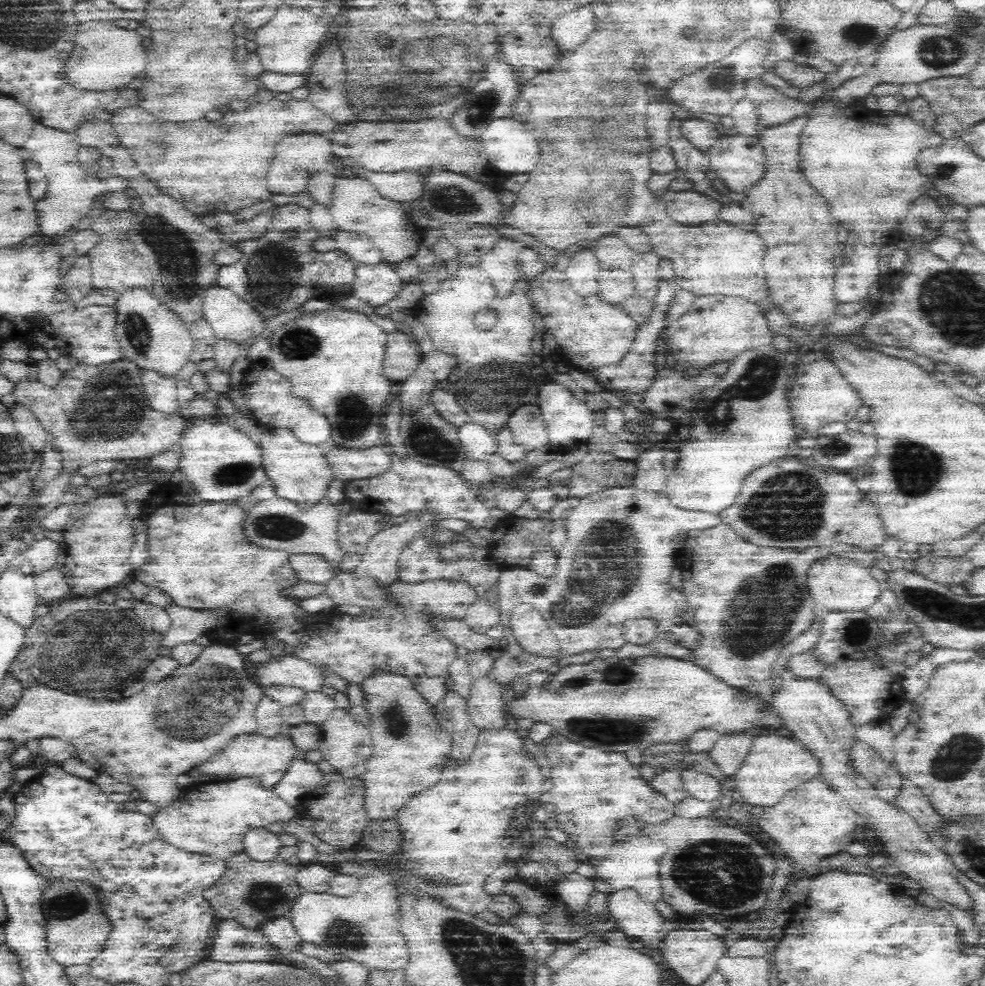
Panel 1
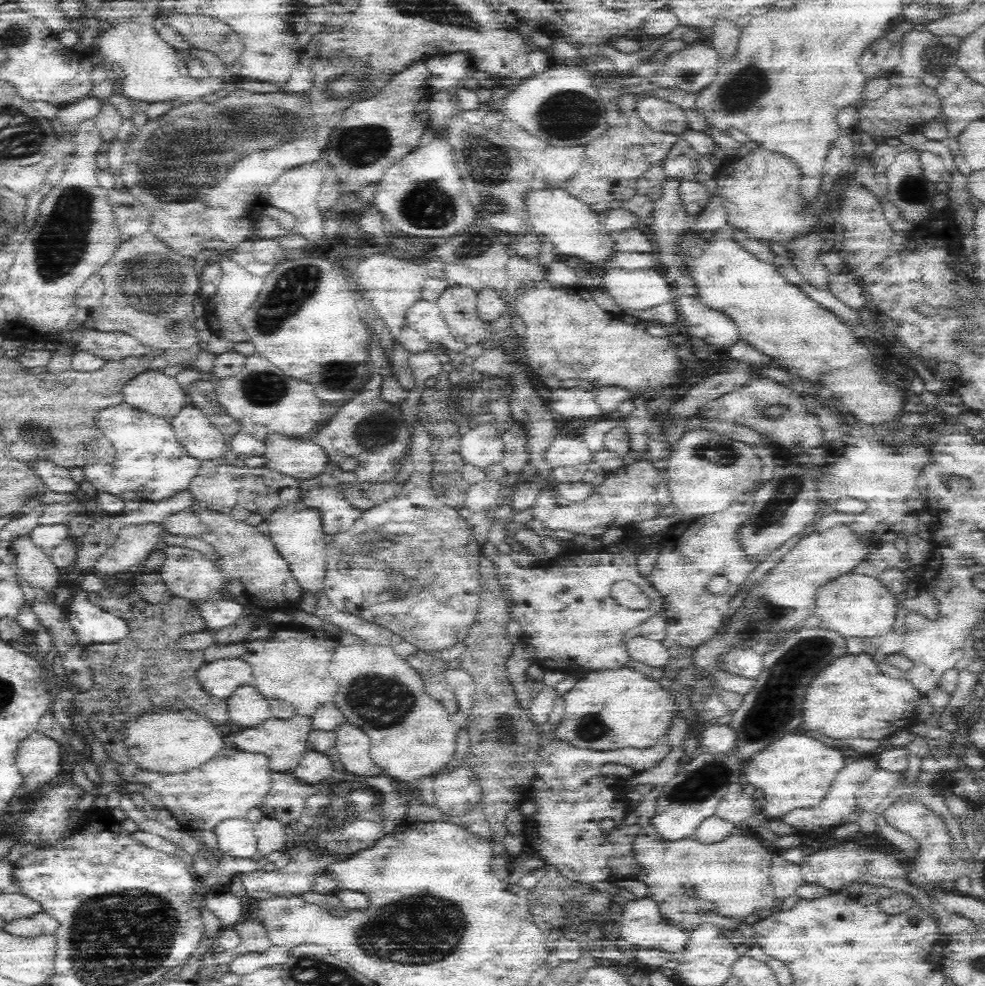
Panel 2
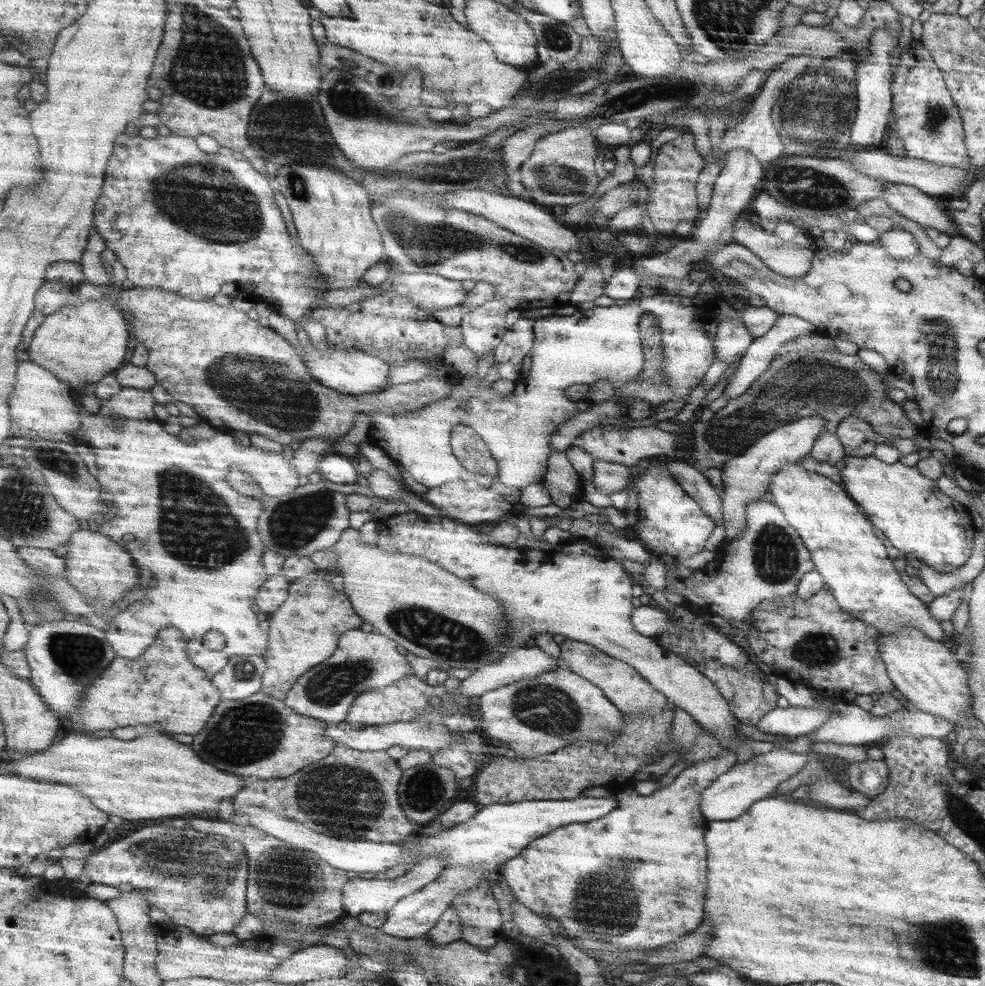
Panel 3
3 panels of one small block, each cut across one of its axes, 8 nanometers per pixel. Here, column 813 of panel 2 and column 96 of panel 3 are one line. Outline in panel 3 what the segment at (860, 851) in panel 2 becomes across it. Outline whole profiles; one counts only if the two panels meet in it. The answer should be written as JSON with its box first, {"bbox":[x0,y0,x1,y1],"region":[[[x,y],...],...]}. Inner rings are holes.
{"bbox":[87,826,251,938],"region":[[[151,826],[137,832],[123,840],[113,840],[105,850],[95,852],[87,864],[87,874],[91,884],[105,884],[115,886],[123,892],[131,890],[147,890],[149,902],[153,908],[161,908],[169,914],[171,922],[183,928],[191,928],[195,934],[207,938],[211,934],[221,932],[235,932],[235,926],[249,914],[247,906],[247,888],[251,876],[251,862],[247,854],[245,842],[235,838],[221,838],[221,836],[205,836],[201,832],[193,832],[191,828],[173,830],[163,826]]]}

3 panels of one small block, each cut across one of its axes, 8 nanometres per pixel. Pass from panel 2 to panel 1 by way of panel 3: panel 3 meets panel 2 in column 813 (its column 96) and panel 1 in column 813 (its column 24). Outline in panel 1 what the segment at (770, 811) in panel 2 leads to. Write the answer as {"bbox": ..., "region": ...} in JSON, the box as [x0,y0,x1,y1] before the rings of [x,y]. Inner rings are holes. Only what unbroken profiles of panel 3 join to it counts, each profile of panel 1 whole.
{"bbox":[734,734,820,808],"region":[[[770,734],[770,736],[758,736],[752,742],[750,752],[746,754],[744,764],[734,774],[736,778],[736,790],[742,792],[742,802],[746,808],[754,806],[774,806],[788,794],[790,790],[796,790],[802,782],[810,778],[820,778],[820,764],[818,760],[806,752],[798,742],[794,742],[788,734]]]}

